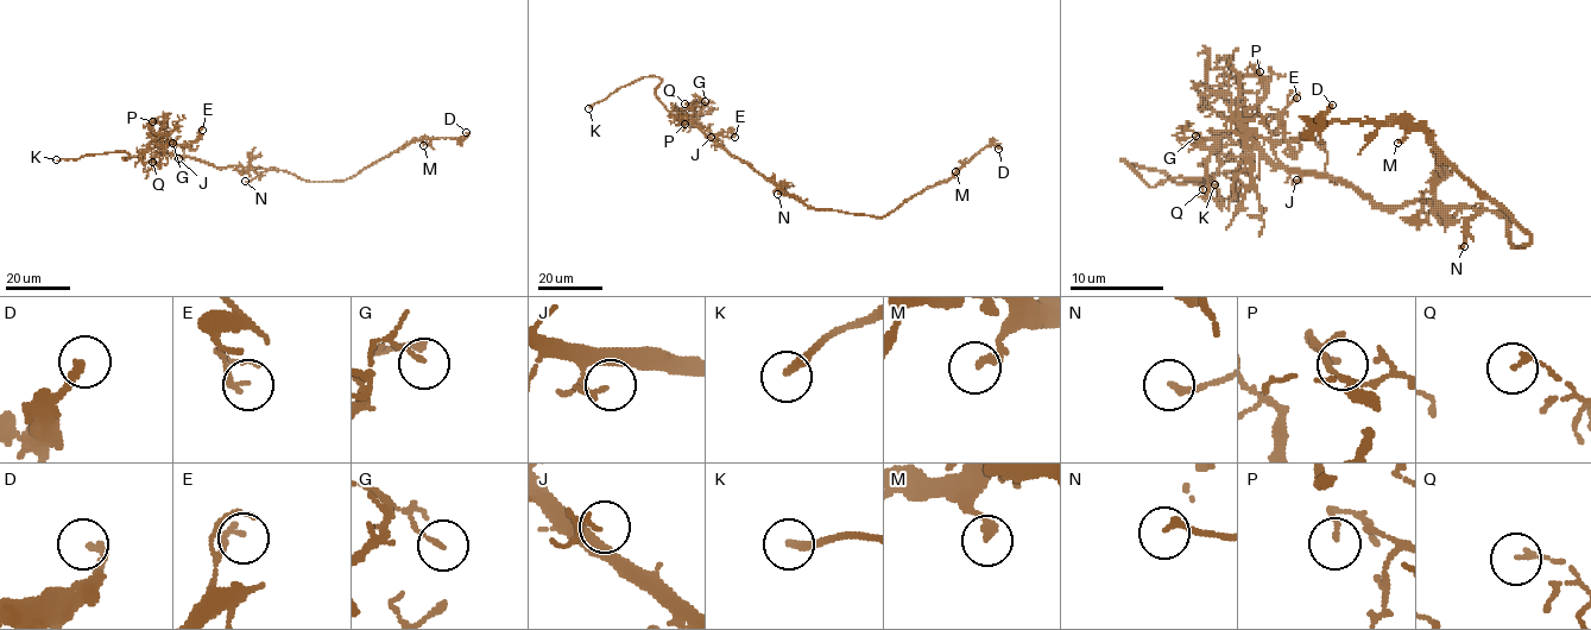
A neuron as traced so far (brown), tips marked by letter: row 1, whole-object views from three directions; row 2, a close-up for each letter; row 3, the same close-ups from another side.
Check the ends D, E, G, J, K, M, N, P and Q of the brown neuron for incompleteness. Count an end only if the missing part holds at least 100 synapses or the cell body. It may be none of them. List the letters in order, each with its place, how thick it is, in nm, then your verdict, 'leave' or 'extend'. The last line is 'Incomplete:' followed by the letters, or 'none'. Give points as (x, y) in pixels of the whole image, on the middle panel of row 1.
D: place (998, 149); calibre 170 nm; leave
E: place (734, 137); calibre 170 nm; leave
G: place (705, 101); calibre 110 nm; leave
J: place (711, 137); calibre 150 nm; leave
K: place (588, 108); calibre 240 nm; extend
M: place (955, 171); calibre 240 nm; leave
N: place (777, 194); calibre 200 nm; leave
P: place (684, 124); calibre 120 nm; leave
Q: place (684, 104); calibre 160 nm; leave
Incomplete: K

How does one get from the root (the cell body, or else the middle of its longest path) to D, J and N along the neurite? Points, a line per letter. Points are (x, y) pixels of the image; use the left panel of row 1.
D: (247, 168), (281, 170), (310, 181), (341, 181), (412, 142), (463, 139), (466, 132)
J: (247, 168), (216, 168), (190, 157), (178, 158)
N: (247, 168), (269, 170), (245, 181)

